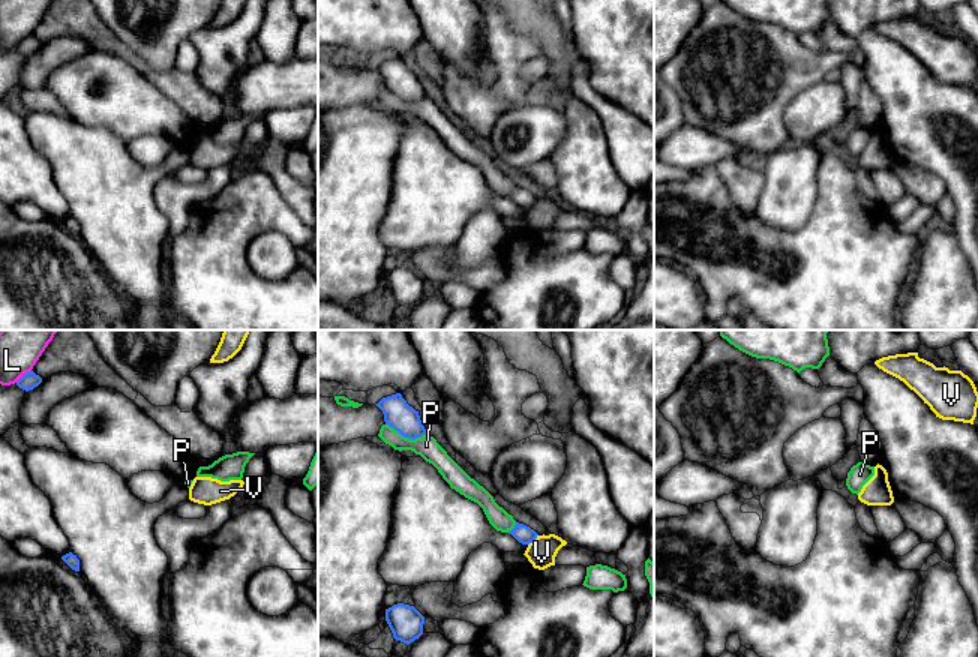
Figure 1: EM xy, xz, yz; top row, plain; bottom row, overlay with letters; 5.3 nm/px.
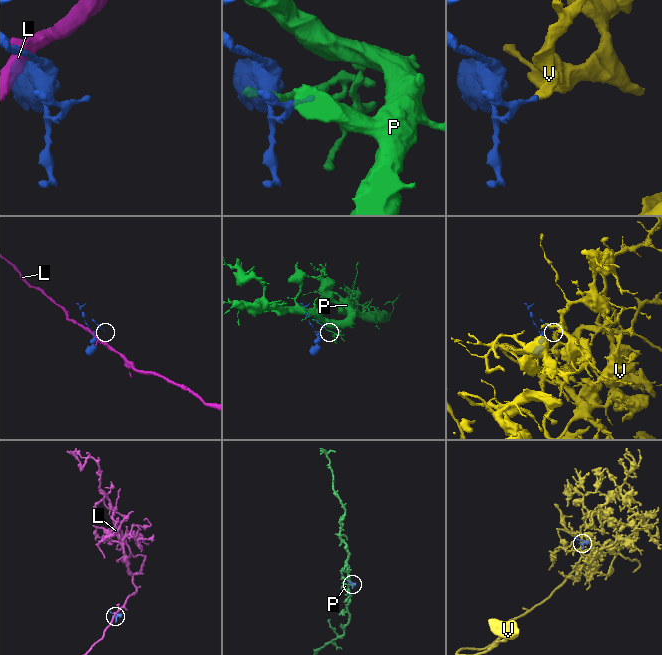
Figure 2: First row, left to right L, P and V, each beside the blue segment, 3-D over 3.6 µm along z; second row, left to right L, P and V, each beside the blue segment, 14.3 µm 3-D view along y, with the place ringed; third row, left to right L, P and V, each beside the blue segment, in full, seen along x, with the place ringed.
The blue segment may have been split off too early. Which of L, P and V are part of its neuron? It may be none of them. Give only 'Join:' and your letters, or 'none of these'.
Join: none of these

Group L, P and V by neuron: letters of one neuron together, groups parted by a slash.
L / P / V

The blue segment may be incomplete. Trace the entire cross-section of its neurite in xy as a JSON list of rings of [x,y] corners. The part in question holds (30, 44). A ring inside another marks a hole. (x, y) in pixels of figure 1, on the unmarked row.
[[[33,34],[24,38],[18,45],[16,50],[26,56],[33,54],[42,46],[42,42],[36,39]]]

